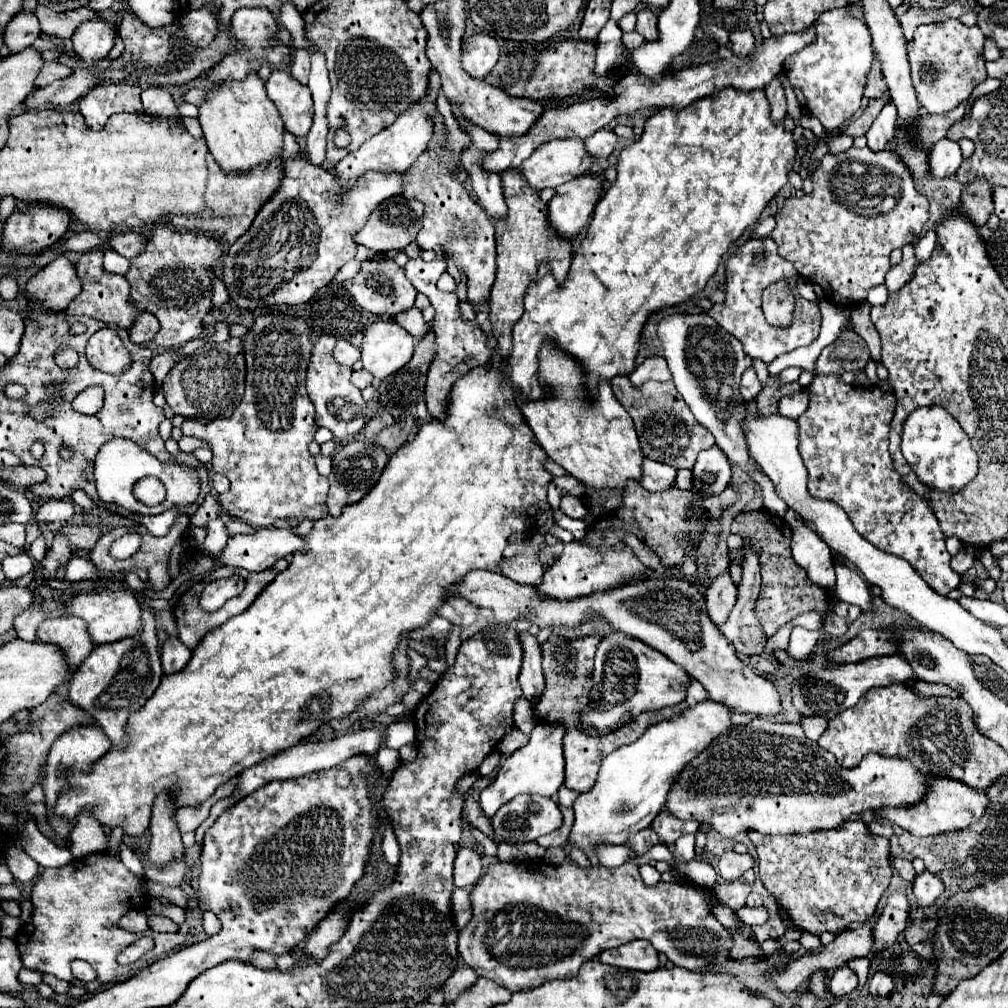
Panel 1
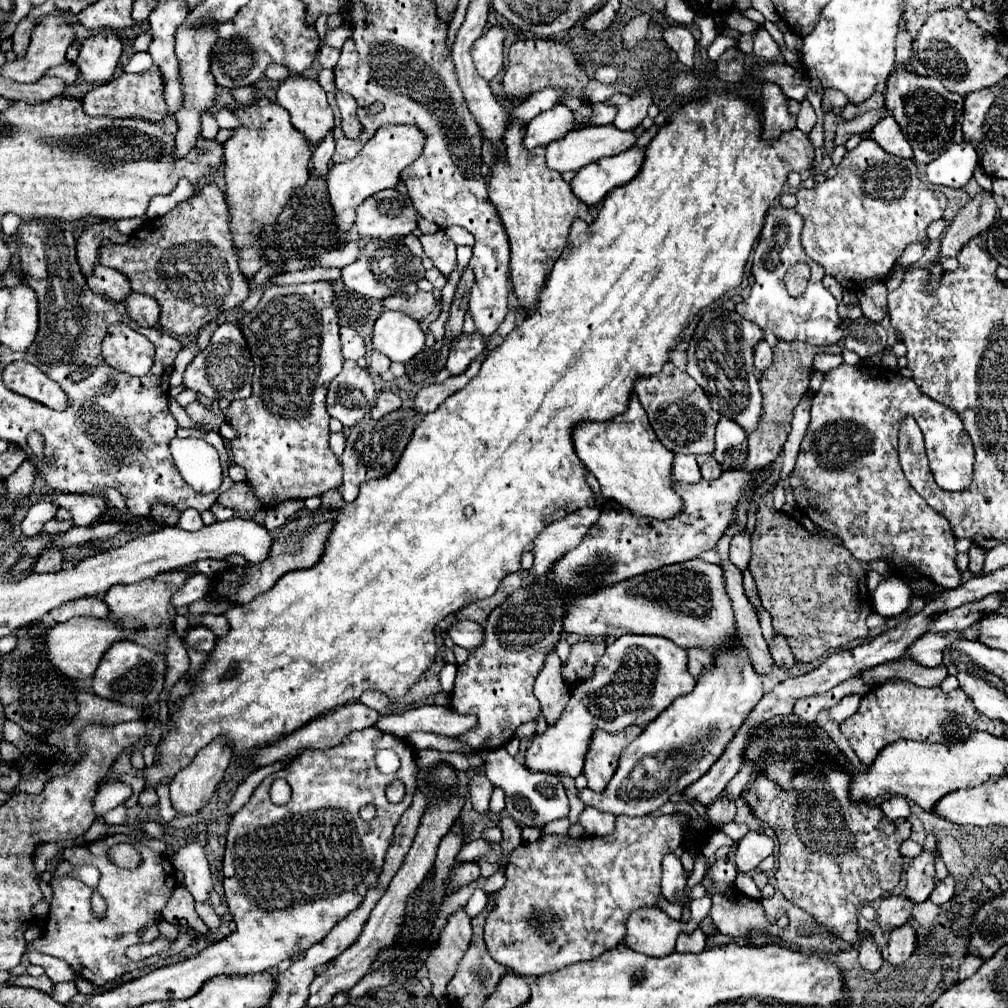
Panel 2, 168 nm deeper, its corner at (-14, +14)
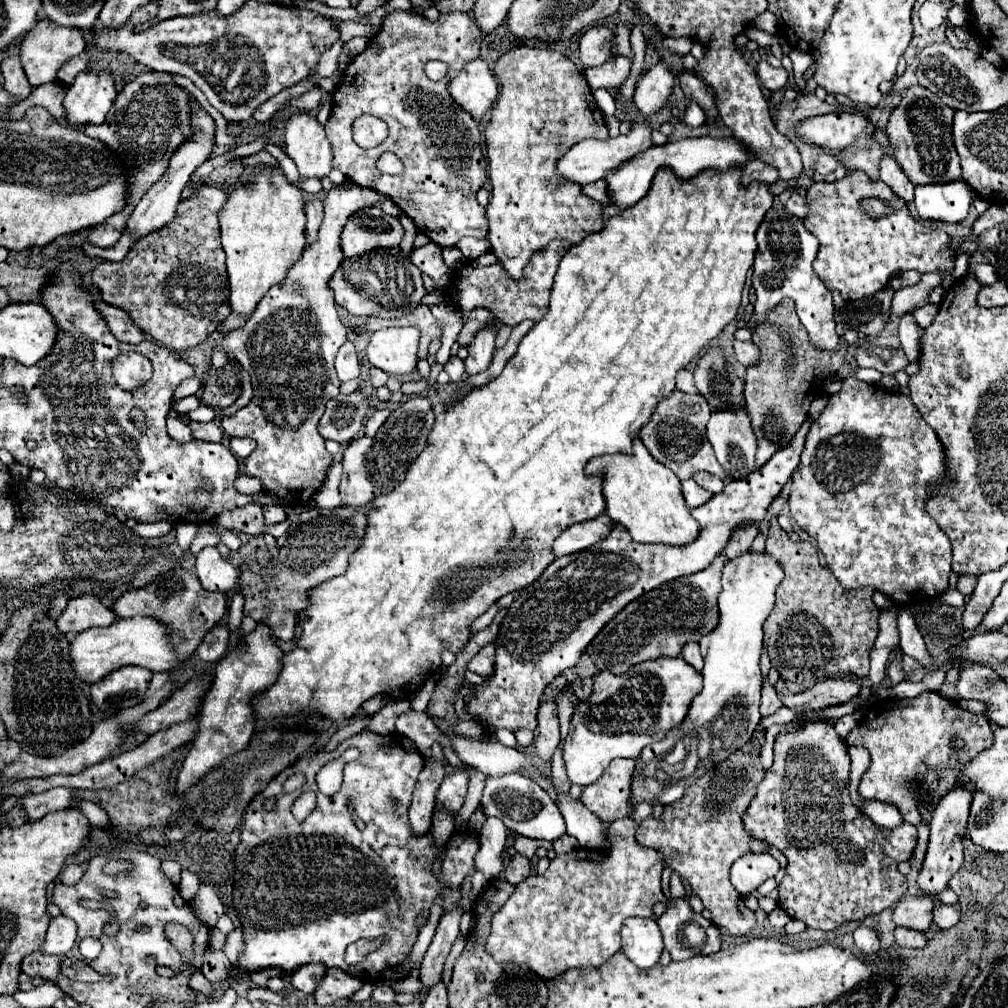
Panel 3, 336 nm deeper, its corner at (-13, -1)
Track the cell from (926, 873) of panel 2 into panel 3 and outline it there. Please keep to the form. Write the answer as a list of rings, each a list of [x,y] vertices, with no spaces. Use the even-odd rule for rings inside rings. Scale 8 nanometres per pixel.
[[[959,785],[953,787],[933,809],[933,817],[931,817],[931,839],[929,839],[929,849],[927,849],[927,857],[923,861],[923,869],[919,871],[917,883],[921,893],[927,895],[939,895],[953,873],[959,871],[959,867],[963,865],[963,837],[965,837],[965,827],[967,827],[967,815],[969,815],[969,807],[971,807],[971,799],[975,795],[975,787],[971,785]]]

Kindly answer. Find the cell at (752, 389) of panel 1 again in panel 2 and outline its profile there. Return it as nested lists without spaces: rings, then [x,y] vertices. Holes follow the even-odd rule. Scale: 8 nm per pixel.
[[[762,340],[762,342],[754,348],[754,366],[756,366],[756,370],[764,372],[764,370],[770,368],[770,364],[772,364],[772,348],[768,346],[766,340]]]

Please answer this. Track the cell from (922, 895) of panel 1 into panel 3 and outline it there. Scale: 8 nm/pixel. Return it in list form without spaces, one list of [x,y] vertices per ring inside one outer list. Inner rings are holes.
[[[941,905],[935,909],[935,925],[939,929],[951,929],[957,921],[959,921],[961,913],[959,913],[959,905]]]

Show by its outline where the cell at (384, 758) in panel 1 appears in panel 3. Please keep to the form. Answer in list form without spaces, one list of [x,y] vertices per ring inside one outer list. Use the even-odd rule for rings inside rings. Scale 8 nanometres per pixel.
[[[513,773],[503,777],[489,777],[481,799],[481,809],[487,817],[499,817],[507,829],[529,839],[553,843],[555,839],[565,835],[565,821],[555,801],[537,783],[525,779],[523,775]]]

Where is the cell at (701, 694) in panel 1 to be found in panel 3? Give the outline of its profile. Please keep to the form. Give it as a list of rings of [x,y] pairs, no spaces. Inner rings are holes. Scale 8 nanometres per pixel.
[[[687,643],[687,647],[683,647],[683,651],[681,651],[681,657],[689,665],[693,665],[697,671],[703,669],[703,657],[699,653],[699,643]]]

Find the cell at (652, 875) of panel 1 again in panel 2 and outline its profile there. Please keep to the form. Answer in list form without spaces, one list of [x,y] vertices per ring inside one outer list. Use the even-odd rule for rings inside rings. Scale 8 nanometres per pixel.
[[[666,854],[662,860],[662,894],[664,894],[664,898],[674,902],[674,892],[680,892],[682,902],[686,902],[684,888],[686,888],[686,876],[684,876],[684,868],[682,868],[678,856]]]

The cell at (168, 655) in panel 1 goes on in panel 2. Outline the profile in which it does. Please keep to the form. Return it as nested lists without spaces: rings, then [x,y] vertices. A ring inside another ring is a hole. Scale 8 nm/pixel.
[[[204,626],[190,628],[186,638],[184,638],[184,644],[188,648],[200,650],[200,652],[210,652],[214,648],[214,642],[216,642],[216,636],[208,628],[204,628]]]

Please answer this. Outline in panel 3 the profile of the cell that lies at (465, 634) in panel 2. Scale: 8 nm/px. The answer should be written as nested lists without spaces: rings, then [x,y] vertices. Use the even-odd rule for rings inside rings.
[[[495,645],[483,647],[483,649],[473,657],[473,661],[469,663],[469,671],[477,673],[477,675],[481,675],[481,677],[491,675],[493,667],[495,667]]]

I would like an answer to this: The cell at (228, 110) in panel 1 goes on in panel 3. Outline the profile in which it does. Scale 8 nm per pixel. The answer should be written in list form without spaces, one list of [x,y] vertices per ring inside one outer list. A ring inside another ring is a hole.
[[[273,169],[273,177],[269,171],[255,175],[255,183],[251,187],[235,187],[229,191],[229,199],[219,213],[221,223],[221,245],[227,255],[227,275],[229,275],[229,307],[233,313],[251,315],[257,303],[273,285],[283,285],[287,279],[287,271],[291,263],[299,261],[305,249],[305,213],[303,213],[303,195],[301,189],[291,185],[283,175],[283,169]]]

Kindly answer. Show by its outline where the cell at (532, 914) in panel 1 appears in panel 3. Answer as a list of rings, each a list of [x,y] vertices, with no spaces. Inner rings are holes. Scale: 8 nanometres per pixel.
[[[632,817],[617,819],[609,825],[611,851],[597,857],[593,849],[575,849],[565,855],[557,855],[545,875],[529,875],[521,881],[515,893],[493,917],[493,929],[487,939],[487,951],[497,961],[525,963],[543,979],[553,979],[569,967],[599,967],[621,949],[619,929],[625,917],[651,917],[653,905],[663,901],[661,871],[663,861],[659,851],[641,847],[635,841],[635,824]]]

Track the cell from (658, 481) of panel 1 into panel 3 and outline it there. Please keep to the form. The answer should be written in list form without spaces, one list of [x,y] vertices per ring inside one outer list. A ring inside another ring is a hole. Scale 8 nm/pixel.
[[[693,479],[683,481],[683,497],[685,497],[685,501],[687,501],[687,505],[689,505],[691,509],[695,509],[695,507],[707,503],[707,501],[711,499],[711,495],[713,495],[711,491],[699,487]]]

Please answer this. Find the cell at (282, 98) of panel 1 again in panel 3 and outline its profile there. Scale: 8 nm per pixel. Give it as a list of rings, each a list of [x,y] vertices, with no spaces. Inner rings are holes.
[[[295,113],[285,125],[285,153],[295,161],[303,179],[323,179],[331,171],[331,145],[315,117]]]

